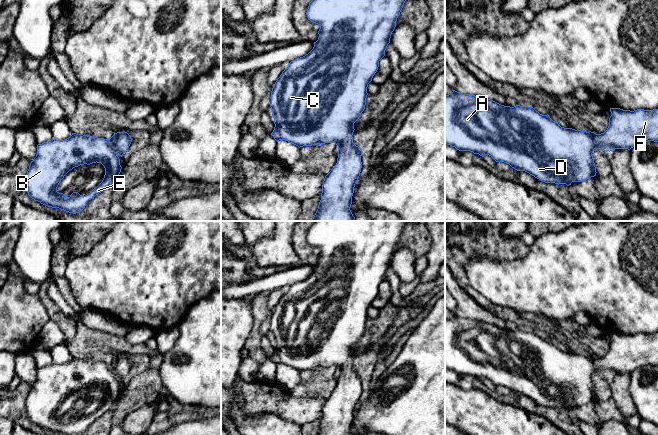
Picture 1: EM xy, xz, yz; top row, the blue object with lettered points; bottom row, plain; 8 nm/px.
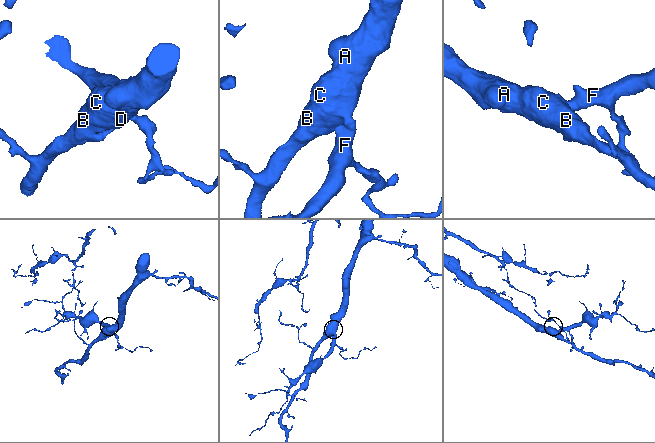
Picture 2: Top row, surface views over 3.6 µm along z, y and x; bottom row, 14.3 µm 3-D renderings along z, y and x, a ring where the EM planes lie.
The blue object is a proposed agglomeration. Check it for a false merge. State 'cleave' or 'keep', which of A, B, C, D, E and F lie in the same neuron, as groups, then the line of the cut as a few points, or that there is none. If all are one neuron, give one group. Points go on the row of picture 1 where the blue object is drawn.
keep; A B C D E F; no cut

